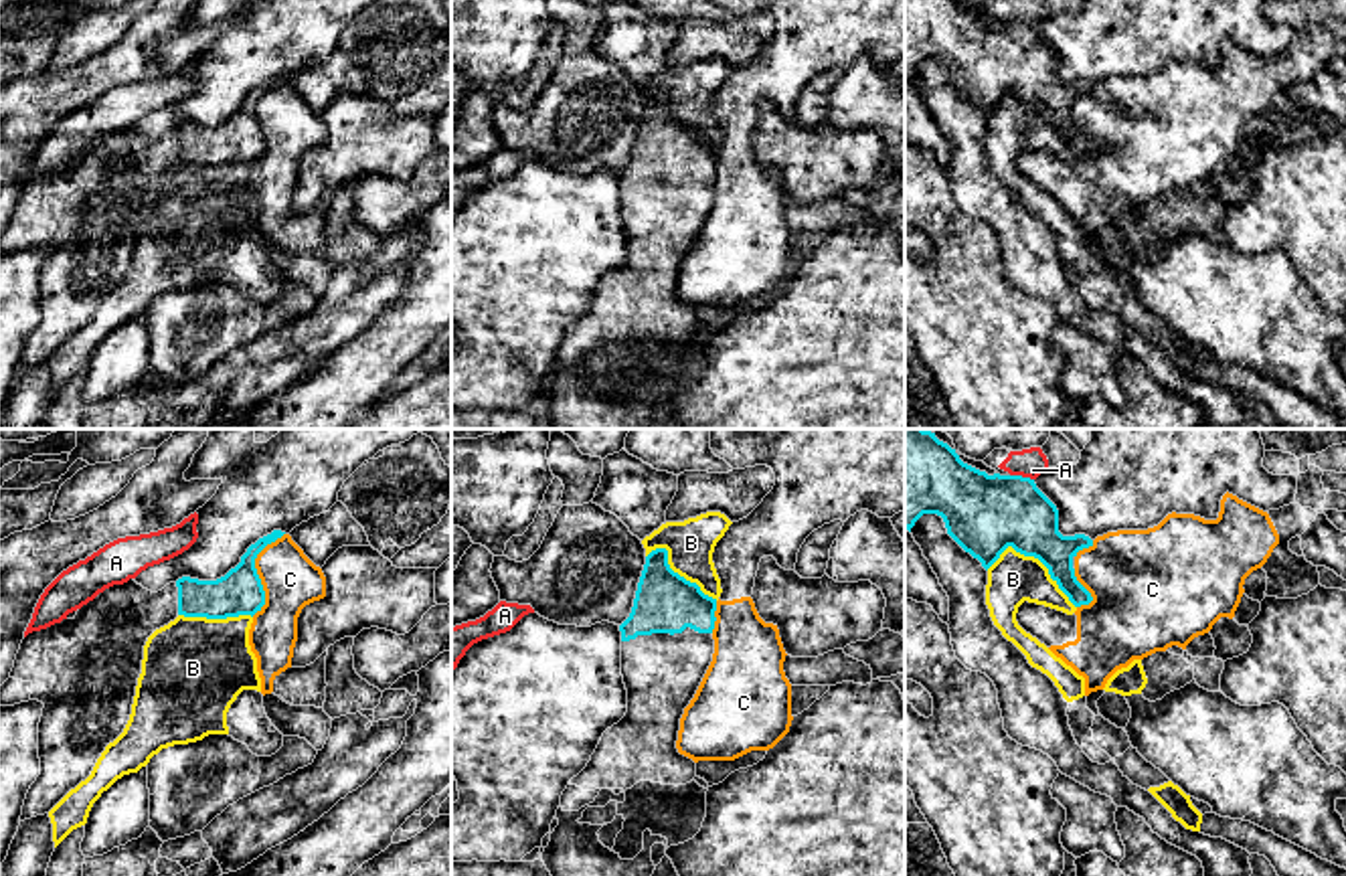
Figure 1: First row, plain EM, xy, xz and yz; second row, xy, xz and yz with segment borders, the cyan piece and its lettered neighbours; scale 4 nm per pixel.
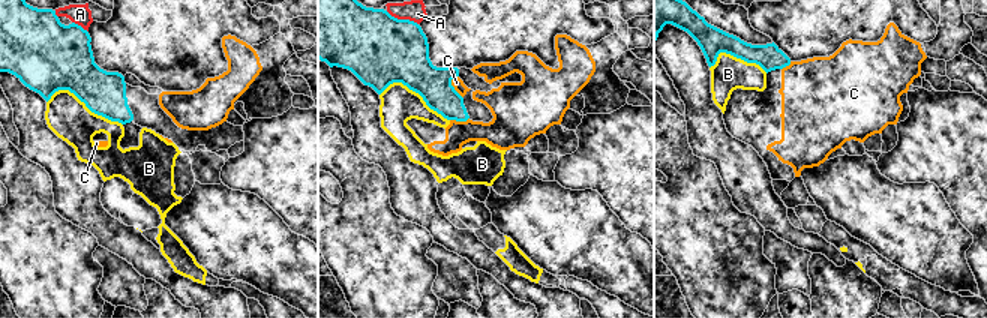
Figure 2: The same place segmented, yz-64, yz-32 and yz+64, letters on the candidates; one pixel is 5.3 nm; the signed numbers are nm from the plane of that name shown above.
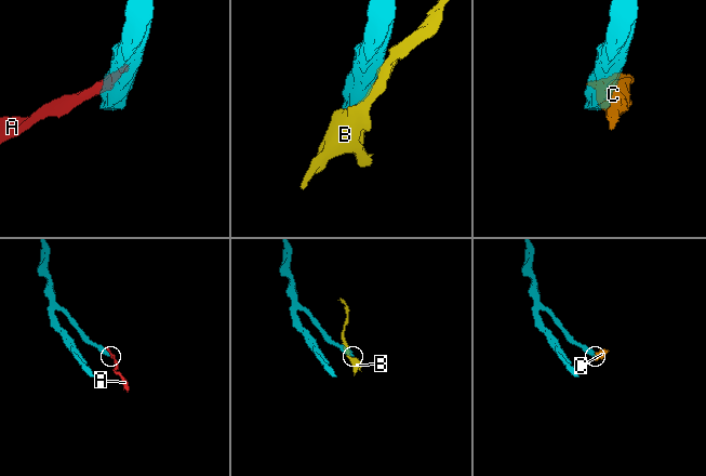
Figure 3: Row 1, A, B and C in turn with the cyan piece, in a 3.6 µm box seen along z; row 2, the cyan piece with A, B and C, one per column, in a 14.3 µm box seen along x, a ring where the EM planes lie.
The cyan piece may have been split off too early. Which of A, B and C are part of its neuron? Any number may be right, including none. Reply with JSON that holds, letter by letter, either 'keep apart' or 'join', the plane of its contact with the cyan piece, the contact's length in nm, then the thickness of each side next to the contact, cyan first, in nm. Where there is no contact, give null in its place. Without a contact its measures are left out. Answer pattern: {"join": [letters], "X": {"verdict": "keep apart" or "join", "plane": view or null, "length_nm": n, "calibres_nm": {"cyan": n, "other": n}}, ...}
{"join": [], "A": {"verdict": "keep apart", "plane": "yz", "length_nm": 100, "calibres_nm": {"cyan": 320, "other": 100}}, "B": {"verdict": "keep apart", "plane": "yz", "length_nm": 400, "calibres_nm": {"cyan": 300, "other": 200}}, "C": {"verdict": "keep apart", "plane": "xy", "length_nm": 360, "calibres_nm": {"cyan": 180, "other": 220}}}

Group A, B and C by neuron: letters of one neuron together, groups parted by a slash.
A / B / C

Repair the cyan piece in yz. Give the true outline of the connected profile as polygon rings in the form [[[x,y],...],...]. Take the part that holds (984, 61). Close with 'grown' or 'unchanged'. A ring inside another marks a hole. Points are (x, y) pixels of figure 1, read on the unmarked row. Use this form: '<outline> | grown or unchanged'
[[[905,0],[905,75],[911,79],[923,61],[943,65],[947,81],[988,117],[1012,93],[1024,103],[1038,105],[1050,125],[1075,154],[1089,152],[1091,140],[1077,127],[1073,105],[1093,93],[1085,81],[1059,79],[1057,53],[1022,22],[988,22],[959,6],[957,0]]] | unchanged

